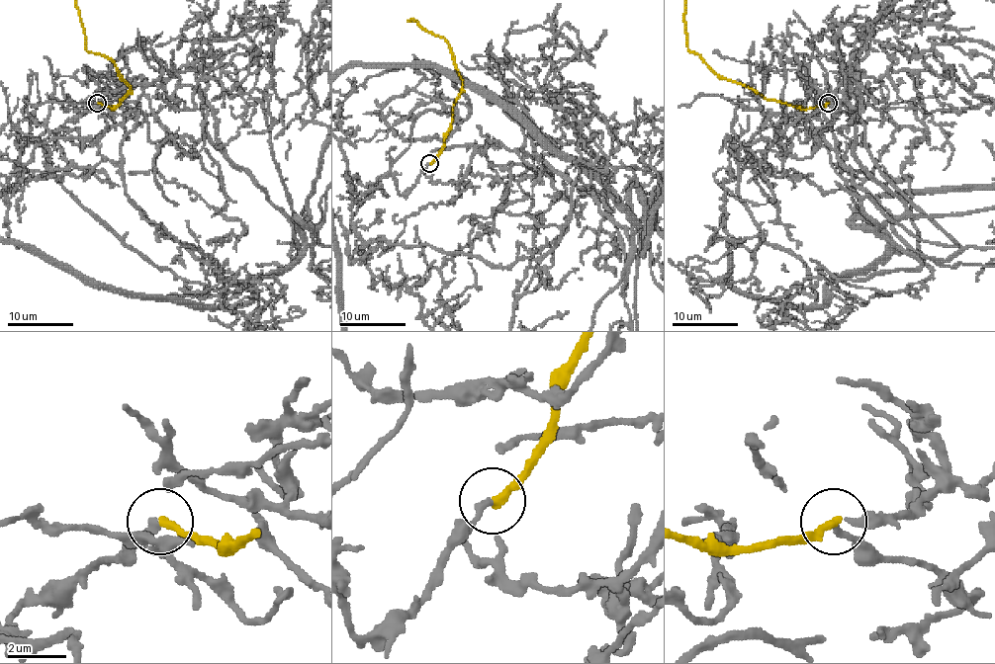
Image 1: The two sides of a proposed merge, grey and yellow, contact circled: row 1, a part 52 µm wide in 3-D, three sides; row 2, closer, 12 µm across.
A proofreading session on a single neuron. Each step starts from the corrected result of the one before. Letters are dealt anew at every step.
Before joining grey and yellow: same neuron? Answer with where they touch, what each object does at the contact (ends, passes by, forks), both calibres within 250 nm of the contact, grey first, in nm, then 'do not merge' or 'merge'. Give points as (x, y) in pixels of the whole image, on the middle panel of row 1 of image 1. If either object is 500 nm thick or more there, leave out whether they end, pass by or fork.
place (429, 163); grey ends; yellow ends; calibres 240 and 280 nm; do not merge

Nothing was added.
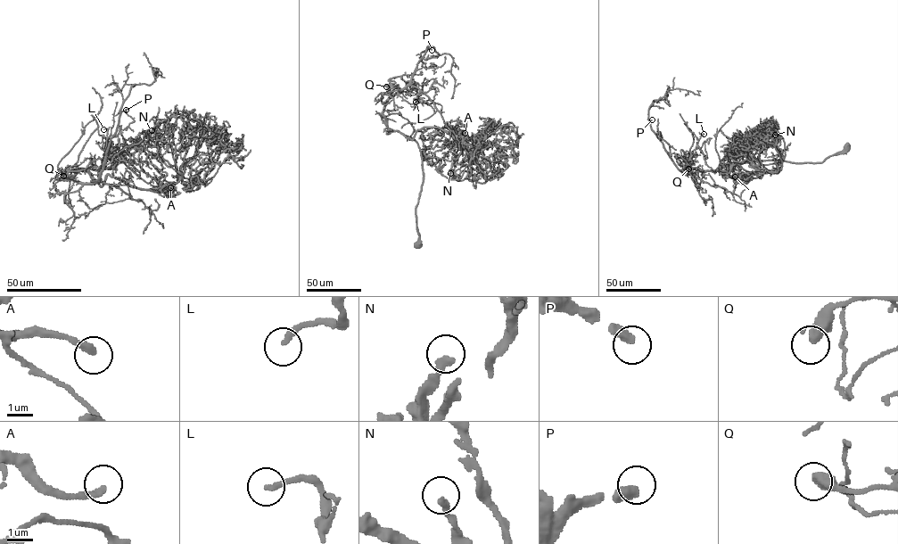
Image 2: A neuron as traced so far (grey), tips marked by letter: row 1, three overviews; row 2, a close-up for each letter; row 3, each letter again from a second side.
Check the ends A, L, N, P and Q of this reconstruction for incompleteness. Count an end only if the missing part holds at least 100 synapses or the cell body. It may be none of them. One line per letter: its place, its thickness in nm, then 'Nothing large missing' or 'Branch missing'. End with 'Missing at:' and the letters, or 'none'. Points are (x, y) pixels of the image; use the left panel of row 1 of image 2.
A: Place: (170, 187). Thickness 240 nm. Branch missing
L: Place: (103, 129). Thickness 200 nm. Nothing large missing
N: Place: (152, 130). Thickness 280 nm. Nothing large missing
P: Place: (126, 110). Thickness 420 nm. Branch missing
Q: Place: (63, 176). Thickness 440 nm. Nothing large missing
Missing at: A, P

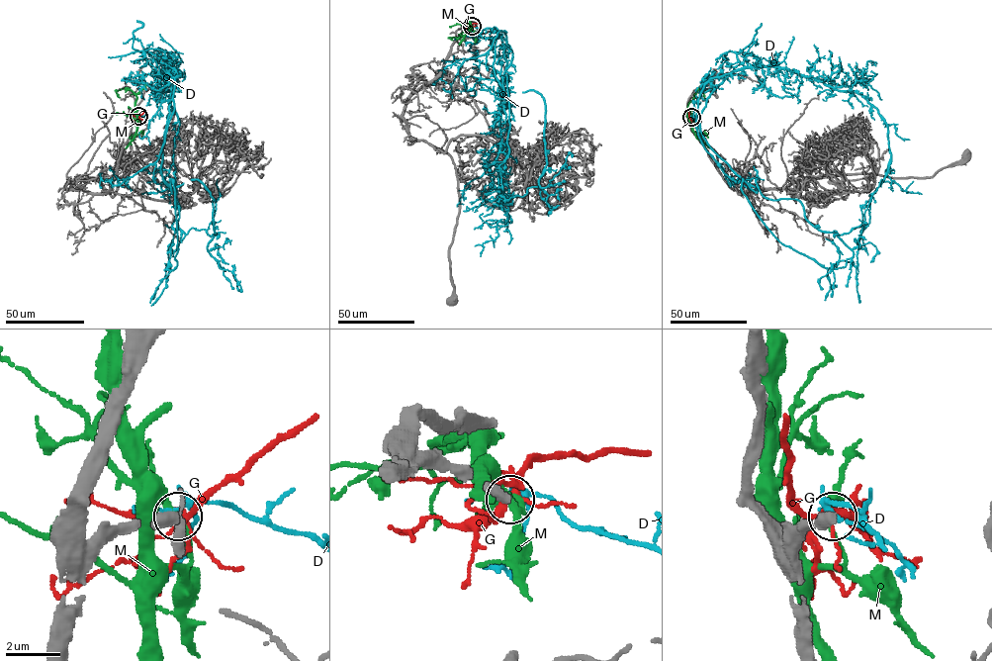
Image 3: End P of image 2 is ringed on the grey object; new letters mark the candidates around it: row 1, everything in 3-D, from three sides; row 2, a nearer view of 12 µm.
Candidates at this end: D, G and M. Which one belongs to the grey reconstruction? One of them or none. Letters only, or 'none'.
none

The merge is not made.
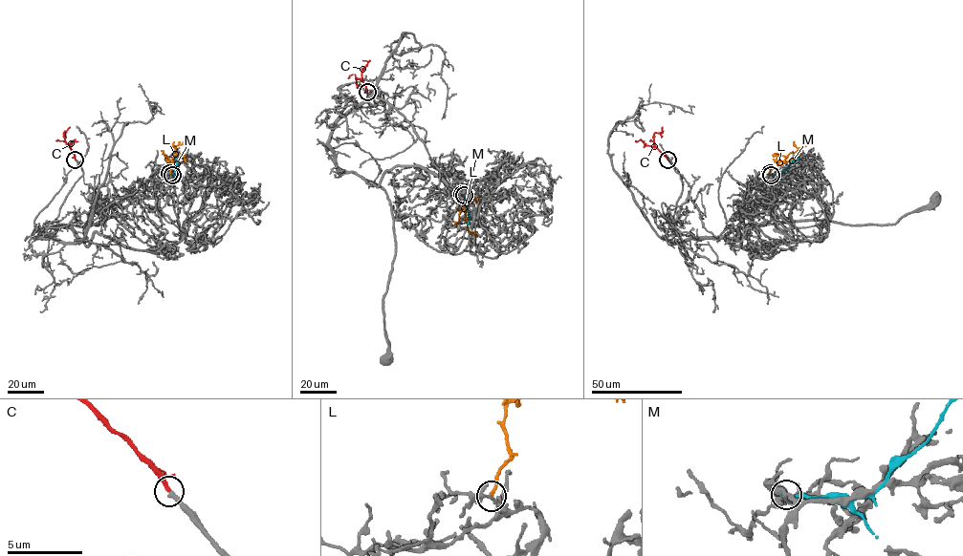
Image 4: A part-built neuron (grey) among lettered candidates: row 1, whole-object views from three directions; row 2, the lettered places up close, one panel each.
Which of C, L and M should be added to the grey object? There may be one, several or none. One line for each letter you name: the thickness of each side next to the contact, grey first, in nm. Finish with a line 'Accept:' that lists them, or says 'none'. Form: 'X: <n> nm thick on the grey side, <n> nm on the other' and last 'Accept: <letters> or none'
C: 320 nm thick on the grey side, 280 nm on the other
Accept: C

